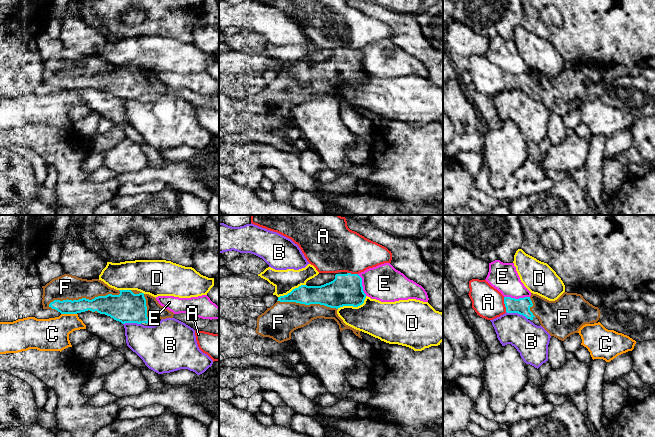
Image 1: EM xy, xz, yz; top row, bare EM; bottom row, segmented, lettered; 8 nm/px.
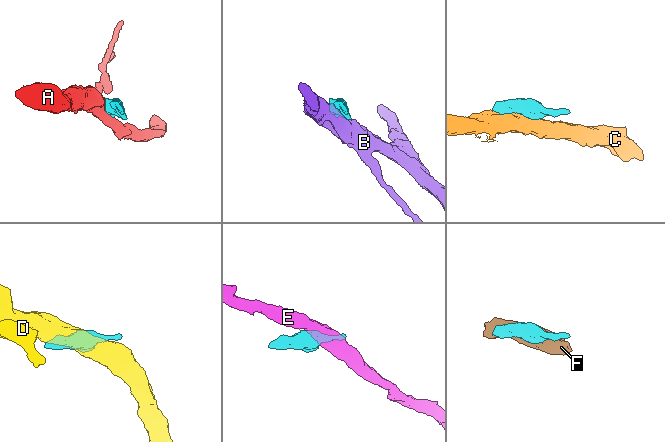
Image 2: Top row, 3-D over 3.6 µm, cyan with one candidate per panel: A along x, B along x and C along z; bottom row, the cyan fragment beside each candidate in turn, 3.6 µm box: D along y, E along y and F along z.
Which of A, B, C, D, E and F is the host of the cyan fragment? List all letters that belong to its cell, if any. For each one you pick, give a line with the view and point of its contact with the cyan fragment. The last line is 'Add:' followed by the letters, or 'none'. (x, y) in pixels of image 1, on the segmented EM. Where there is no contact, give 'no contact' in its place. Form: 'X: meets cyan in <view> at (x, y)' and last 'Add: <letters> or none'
F: meets cyan in xy at (84, 298)
Add: F

